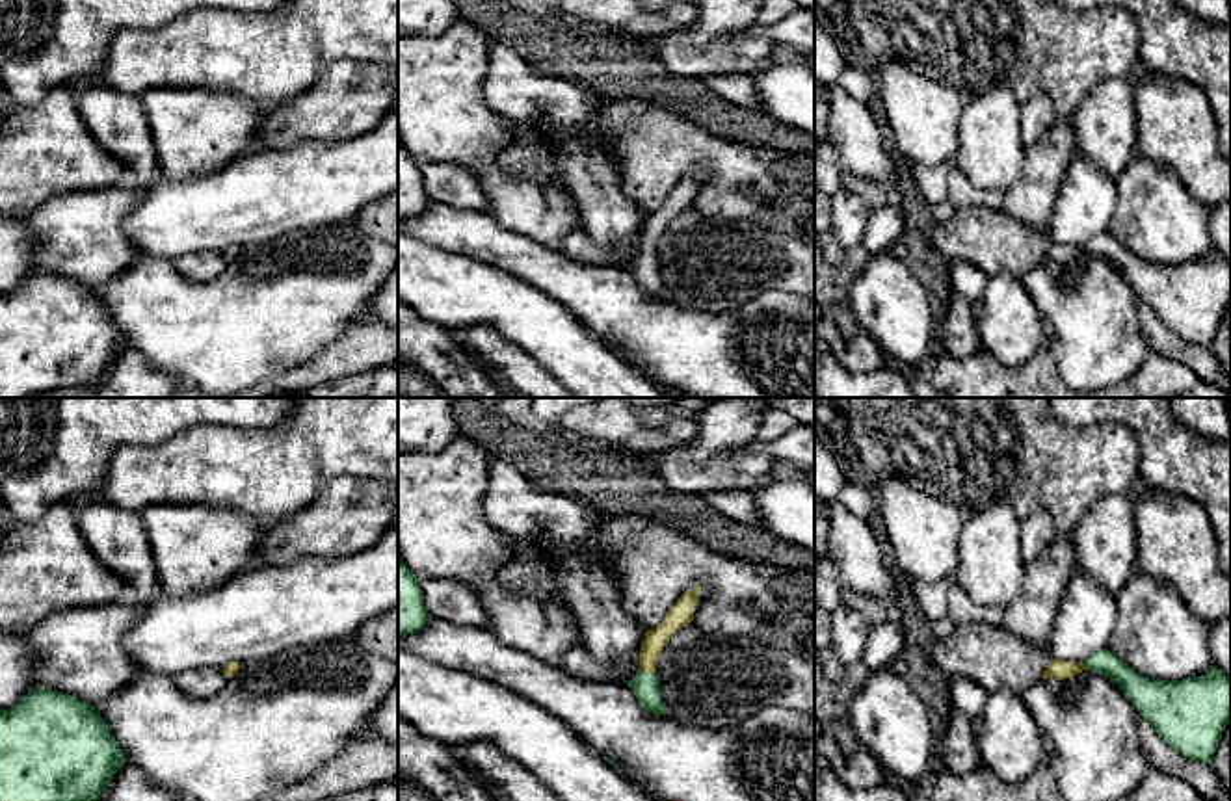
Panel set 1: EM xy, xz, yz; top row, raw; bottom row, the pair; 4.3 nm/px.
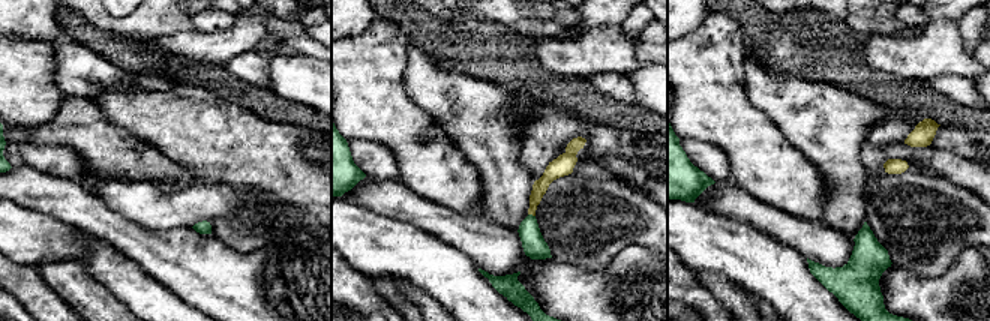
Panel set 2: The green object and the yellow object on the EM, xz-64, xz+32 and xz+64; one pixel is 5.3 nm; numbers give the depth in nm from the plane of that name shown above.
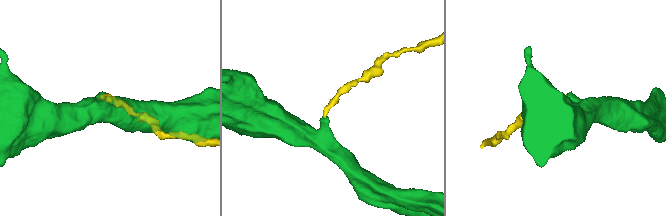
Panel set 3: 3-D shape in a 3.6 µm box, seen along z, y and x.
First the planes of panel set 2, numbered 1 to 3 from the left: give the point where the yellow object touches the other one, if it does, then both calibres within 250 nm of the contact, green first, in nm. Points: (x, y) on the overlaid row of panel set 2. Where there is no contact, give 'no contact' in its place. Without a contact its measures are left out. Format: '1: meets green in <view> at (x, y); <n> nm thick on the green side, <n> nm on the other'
1: no contact
2: meets green in xz+32 at (531, 215); 130 nm thick on the green side, 80 nm on the other
3: no contact

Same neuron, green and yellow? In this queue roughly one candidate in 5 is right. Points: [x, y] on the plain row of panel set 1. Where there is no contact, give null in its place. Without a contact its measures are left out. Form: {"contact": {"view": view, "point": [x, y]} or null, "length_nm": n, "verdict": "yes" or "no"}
{"contact": {"view": "xz", "point": [646, 255]}, "length_nm": 70, "verdict": "yes"}

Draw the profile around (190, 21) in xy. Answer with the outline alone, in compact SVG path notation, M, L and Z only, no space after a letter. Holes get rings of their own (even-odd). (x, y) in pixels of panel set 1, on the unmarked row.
M285 0L262 13L197 7L154 32L126 28L115 33L108 46L104 71L86 80L84 85L99 84L138 97L162 87L201 87L273 110L299 98L329 65L340 59L398 67L398 0Z

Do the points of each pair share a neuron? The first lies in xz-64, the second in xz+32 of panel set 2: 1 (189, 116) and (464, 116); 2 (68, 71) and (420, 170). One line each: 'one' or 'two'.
1: two
2: two

